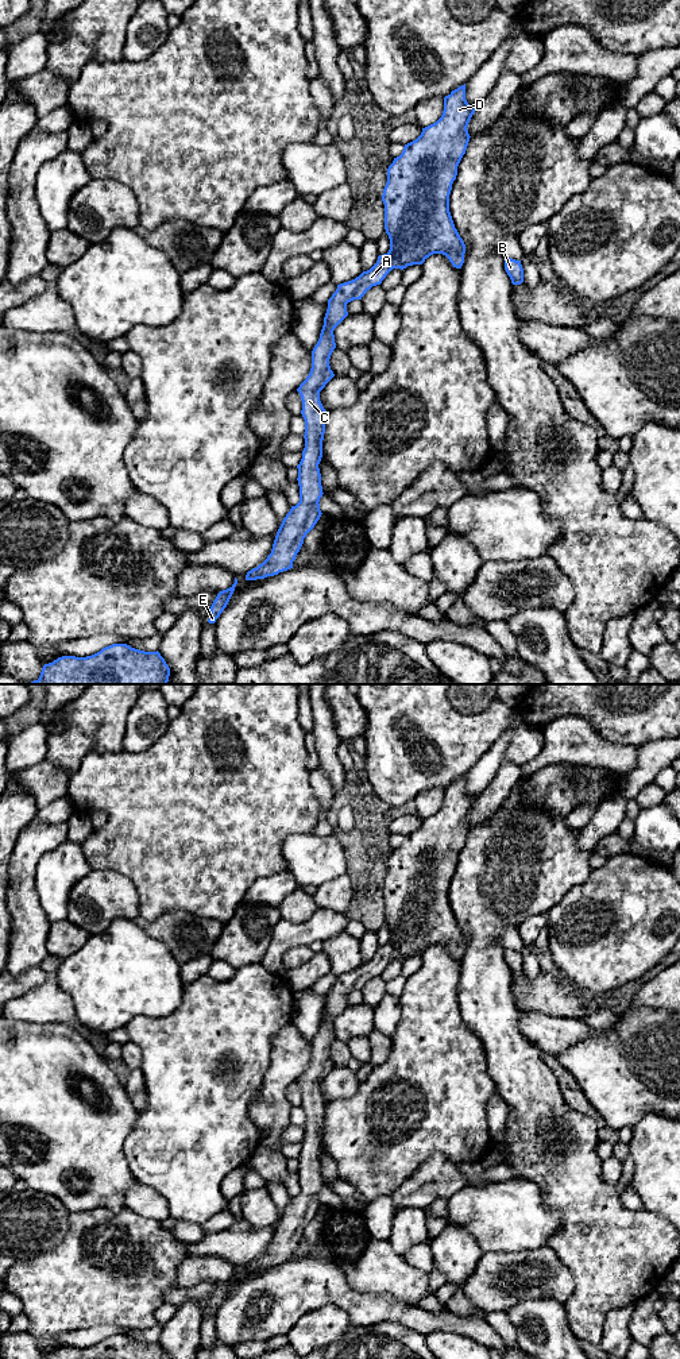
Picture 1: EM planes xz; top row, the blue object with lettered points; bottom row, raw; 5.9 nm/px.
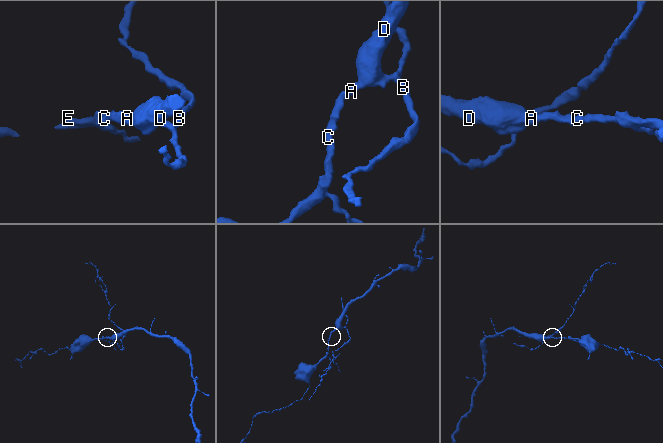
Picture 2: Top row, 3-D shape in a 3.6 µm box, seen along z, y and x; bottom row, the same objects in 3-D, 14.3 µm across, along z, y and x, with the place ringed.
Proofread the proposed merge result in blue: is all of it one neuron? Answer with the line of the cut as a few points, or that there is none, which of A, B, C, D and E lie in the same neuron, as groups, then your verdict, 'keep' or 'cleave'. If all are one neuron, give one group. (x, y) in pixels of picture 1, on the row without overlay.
no cut | A B C D E | keep

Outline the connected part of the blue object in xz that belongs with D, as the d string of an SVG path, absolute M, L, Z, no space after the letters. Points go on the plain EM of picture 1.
M465 775L452 781L444 788L441 808L422 819L416 831L405 835L402 845L394 849L387 860L387 873L382 892L385 895L385 920L390 930L390 941L387 945L379 946L370 961L363 962L352 972L337 976L336 982L328 991L320 1030L312 1042L310 1063L297 1080L302 1092L301 1105L305 1111L305 1139L297 1157L300 1193L291 1197L283 1209L271 1244L262 1255L247 1263L246 1271L264 1270L293 1259L293 1252L304 1235L304 1229L322 1205L318 1194L324 1185L318 1155L322 1148L327 1101L320 1092L320 1082L335 1067L329 1057L331 1046L336 1039L333 1022L348 1007L347 995L353 991L362 991L372 977L380 976L393 960L403 961L407 957L422 955L433 945L445 946L456 960L461 960L464 954L465 935L455 919L449 903L449 885L457 866L457 857L471 829L467 818L476 799L478 796L470 796L465 791Z

